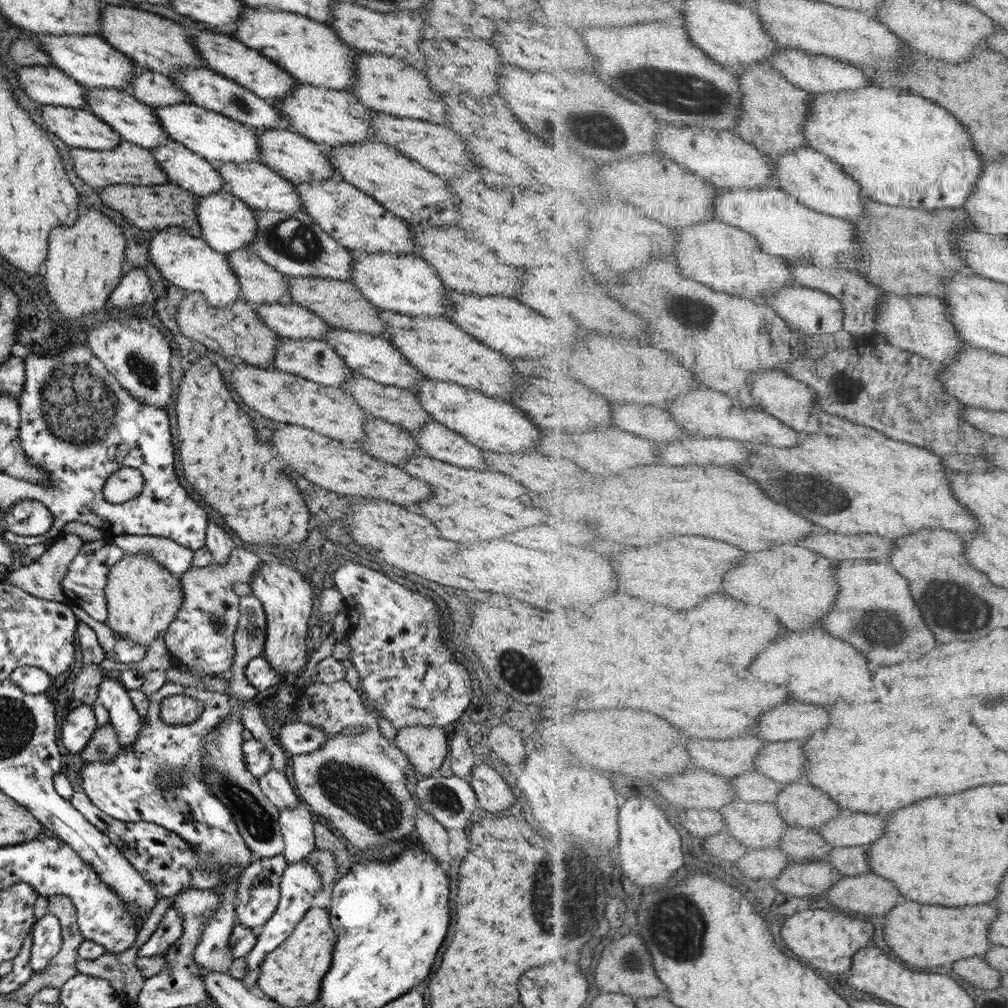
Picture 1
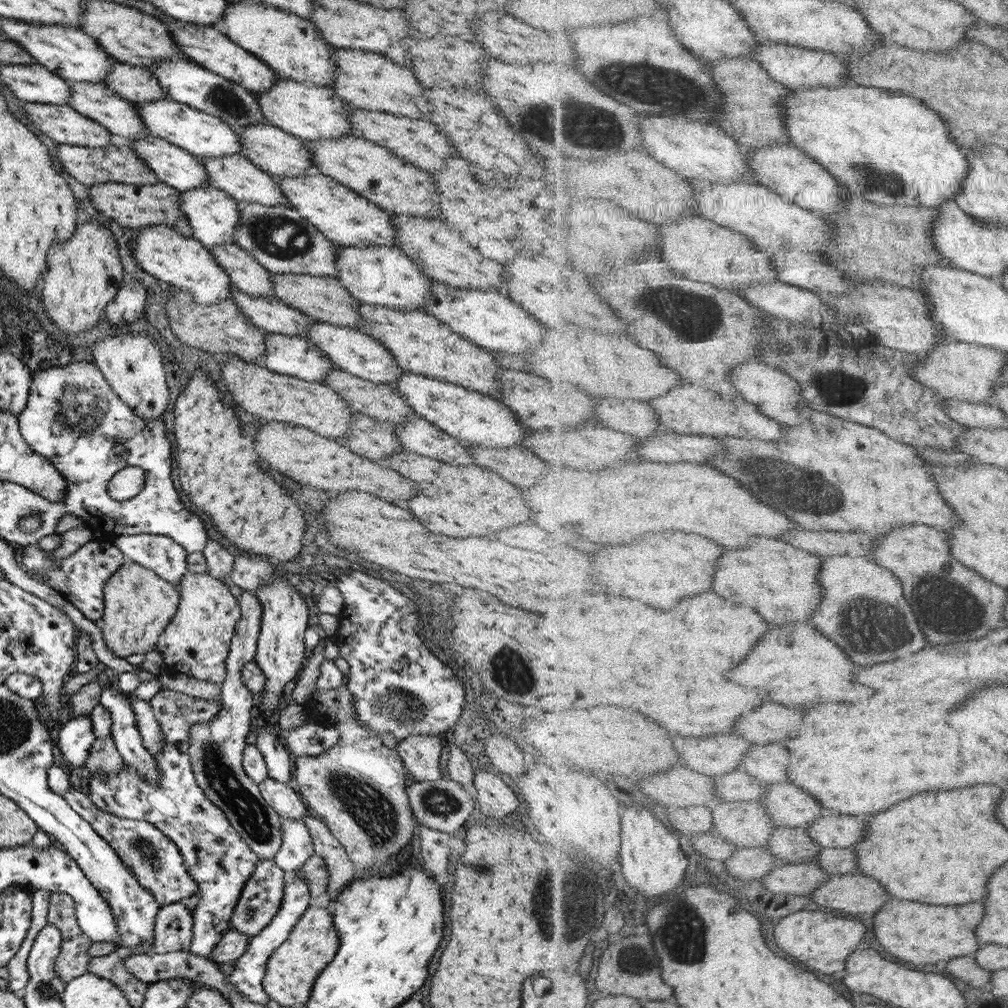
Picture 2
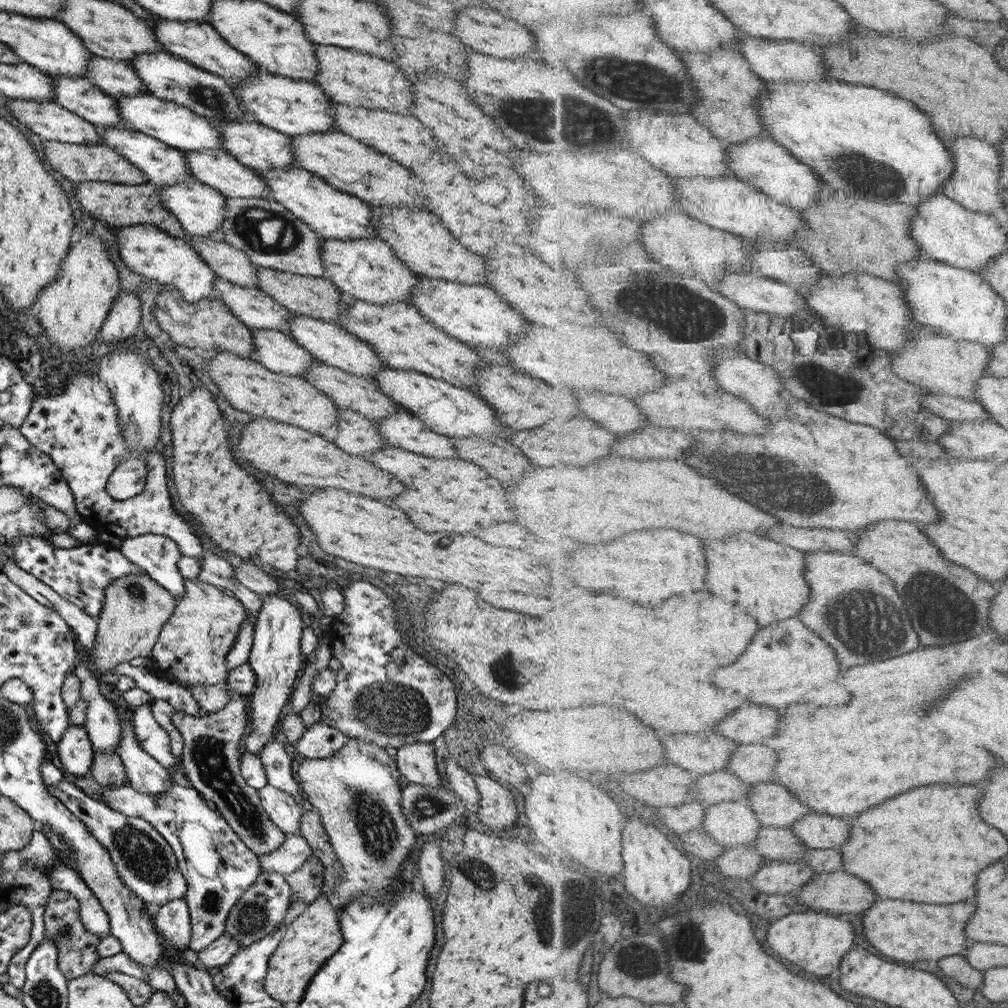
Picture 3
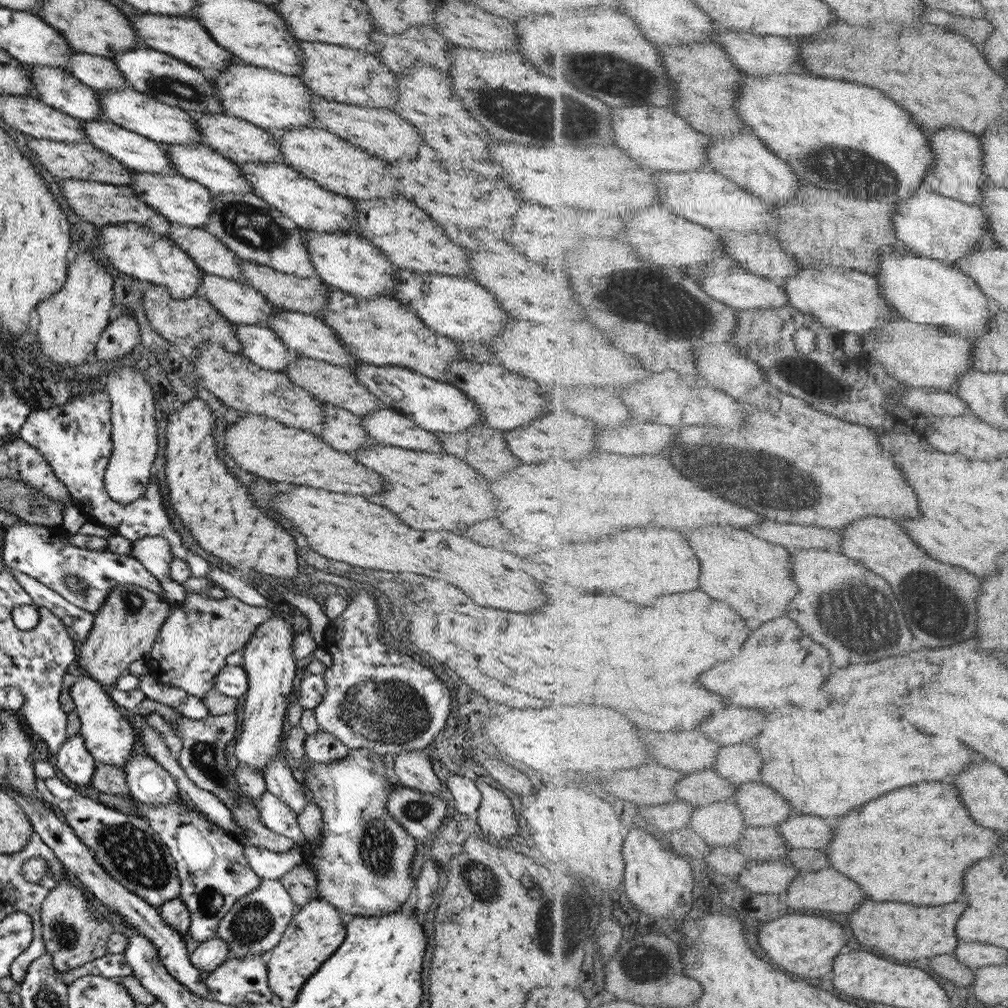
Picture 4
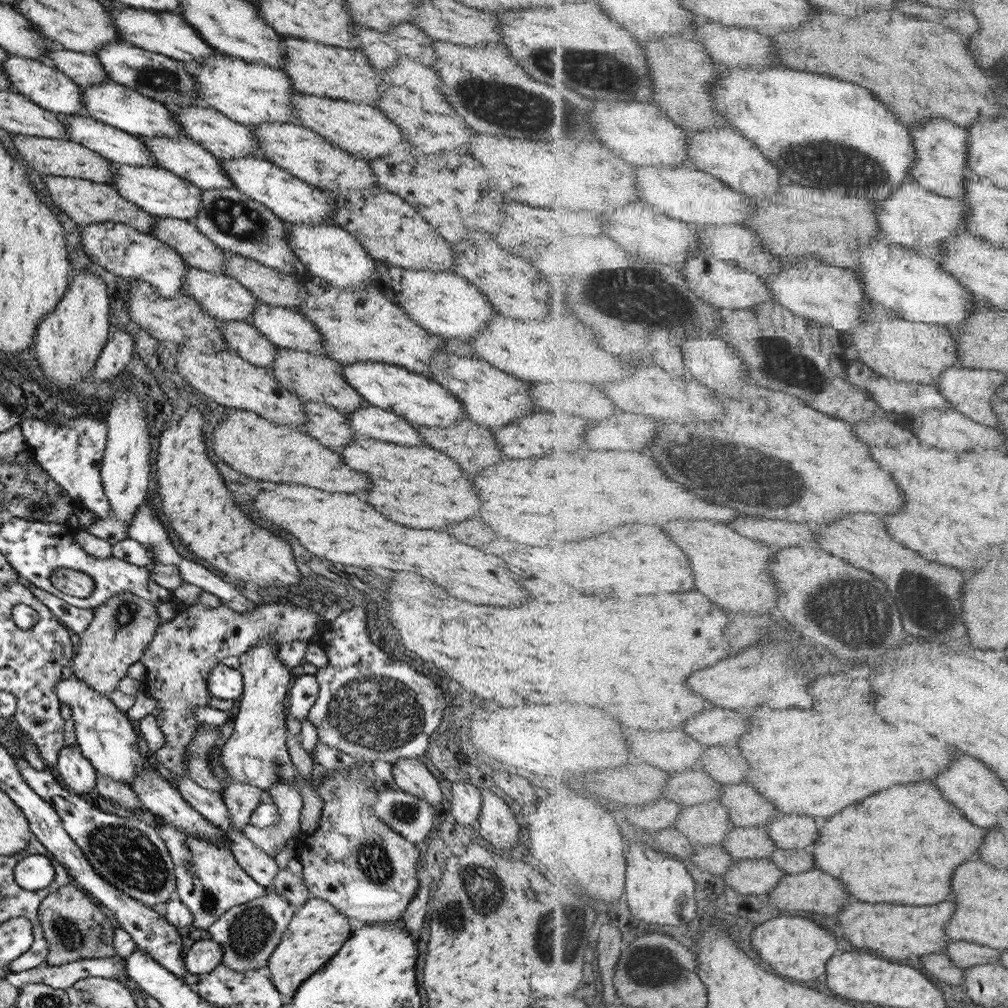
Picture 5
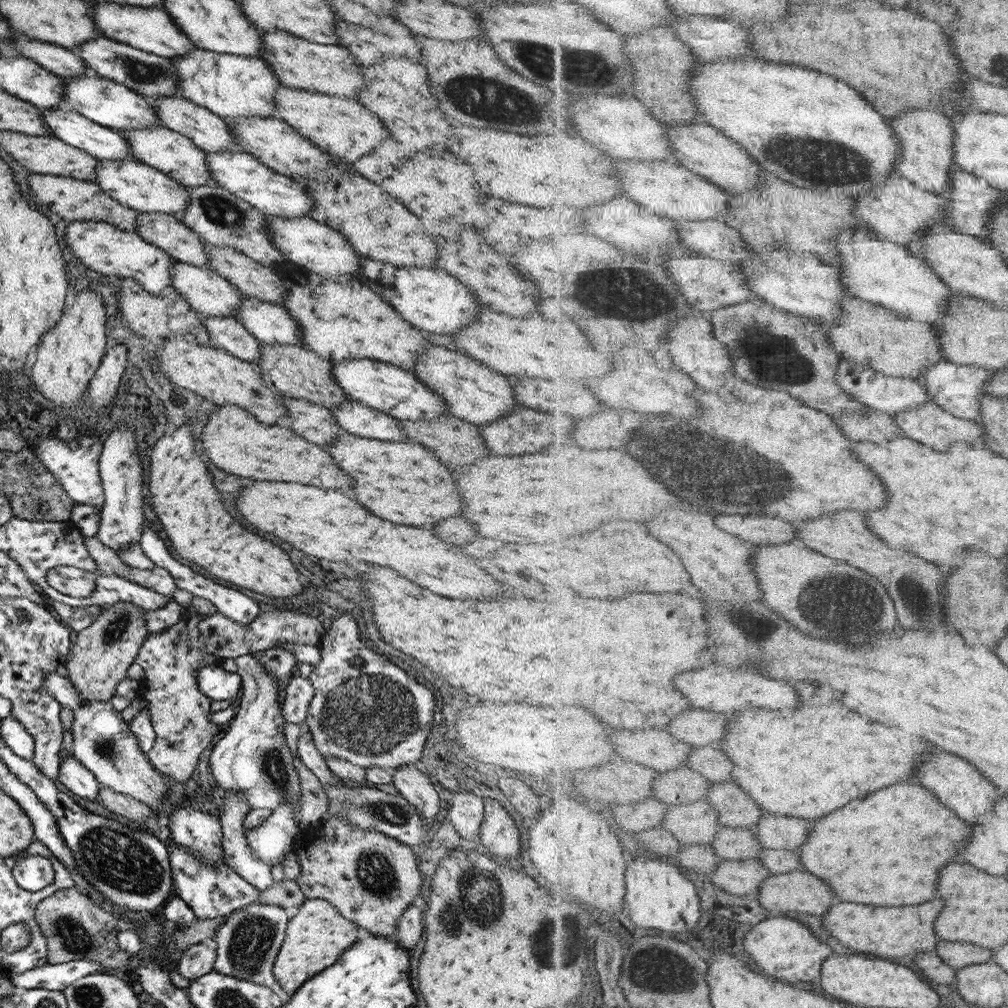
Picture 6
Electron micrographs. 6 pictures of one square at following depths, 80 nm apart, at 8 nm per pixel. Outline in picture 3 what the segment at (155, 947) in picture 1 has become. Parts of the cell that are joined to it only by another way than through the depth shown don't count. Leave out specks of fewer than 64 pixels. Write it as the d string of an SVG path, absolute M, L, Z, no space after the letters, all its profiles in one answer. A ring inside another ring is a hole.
M175 898L154 909L154 928L159 929L161 946L183 950L190 941L190 918L188 906L183 898Z

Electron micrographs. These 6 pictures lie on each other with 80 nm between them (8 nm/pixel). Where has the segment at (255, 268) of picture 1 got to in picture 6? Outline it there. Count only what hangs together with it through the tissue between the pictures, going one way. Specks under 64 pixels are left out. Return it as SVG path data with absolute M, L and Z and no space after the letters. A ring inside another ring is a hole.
M138 212L136 229L133 232L137 233L141 240L145 240L145 242L149 242L149 244L153 244L161 251L166 252L175 261L199 267L207 266L208 264L203 242L181 222L179 217L159 212Z

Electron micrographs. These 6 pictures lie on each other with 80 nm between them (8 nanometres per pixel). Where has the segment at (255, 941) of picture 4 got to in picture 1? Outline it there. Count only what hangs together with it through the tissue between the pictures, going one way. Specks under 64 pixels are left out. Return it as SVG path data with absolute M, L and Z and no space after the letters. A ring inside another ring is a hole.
M282 852L269 858L254 858L240 872L239 878L234 886L234 911L235 923L257 931L260 926L273 914L278 903L278 886L283 871L286 870L285 857Z

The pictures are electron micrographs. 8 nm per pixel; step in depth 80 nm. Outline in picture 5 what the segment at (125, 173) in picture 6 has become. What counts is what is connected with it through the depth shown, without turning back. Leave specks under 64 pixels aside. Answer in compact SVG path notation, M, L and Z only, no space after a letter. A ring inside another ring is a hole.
M111 163L110 184L123 199L138 206L142 211L156 216L193 222L200 209L200 189L189 181L177 178L171 172L157 167L133 167L128 164Z

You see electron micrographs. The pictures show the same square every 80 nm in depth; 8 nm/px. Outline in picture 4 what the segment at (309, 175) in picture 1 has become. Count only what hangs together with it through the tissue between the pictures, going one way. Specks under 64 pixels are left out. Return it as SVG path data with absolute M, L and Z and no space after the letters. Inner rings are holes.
M192 113L193 122L197 124L201 145L211 147L215 152L224 156L227 160L237 164L246 162L278 162L280 152L278 145L275 144L274 132L262 129L259 126L249 124L245 120L239 120L225 114Z

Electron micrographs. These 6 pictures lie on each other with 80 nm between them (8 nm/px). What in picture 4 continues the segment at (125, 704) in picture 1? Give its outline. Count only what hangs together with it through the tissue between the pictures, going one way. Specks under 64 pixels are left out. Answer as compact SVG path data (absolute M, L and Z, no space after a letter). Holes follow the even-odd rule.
M133 751L123 771L128 794L141 804L157 806L180 801L175 781L151 757Z

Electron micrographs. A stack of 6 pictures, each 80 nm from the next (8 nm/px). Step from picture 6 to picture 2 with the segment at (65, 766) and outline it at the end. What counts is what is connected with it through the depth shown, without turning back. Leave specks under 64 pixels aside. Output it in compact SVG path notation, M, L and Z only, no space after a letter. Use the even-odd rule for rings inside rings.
M75 715L62 723L54 734L61 756L73 766L83 766L89 747L94 741L89 715Z

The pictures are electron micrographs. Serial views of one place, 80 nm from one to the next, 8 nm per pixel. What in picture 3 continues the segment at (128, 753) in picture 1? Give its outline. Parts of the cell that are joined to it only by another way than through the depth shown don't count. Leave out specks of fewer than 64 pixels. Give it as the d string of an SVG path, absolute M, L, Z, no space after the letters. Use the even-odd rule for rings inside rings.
M159 699L150 700L149 705L155 722L167 732L170 753L176 757L176 763L166 770L170 787L161 794L148 795L138 793L125 780L116 787L103 787L102 802L115 812L146 820L171 847L179 872L186 882L183 900L187 903L191 923L187 948L197 952L224 934L228 912L243 891L256 882L261 871L260 862L256 854L239 840L227 821L215 809L208 807L187 780L180 764L183 741L170 717L176 710L167 701Z

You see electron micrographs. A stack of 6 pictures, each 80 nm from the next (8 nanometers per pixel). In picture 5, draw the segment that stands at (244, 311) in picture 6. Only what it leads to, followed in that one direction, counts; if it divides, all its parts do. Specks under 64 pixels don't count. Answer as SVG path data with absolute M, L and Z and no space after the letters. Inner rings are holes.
M258 303L249 324L278 348L325 355L321 335L299 311Z

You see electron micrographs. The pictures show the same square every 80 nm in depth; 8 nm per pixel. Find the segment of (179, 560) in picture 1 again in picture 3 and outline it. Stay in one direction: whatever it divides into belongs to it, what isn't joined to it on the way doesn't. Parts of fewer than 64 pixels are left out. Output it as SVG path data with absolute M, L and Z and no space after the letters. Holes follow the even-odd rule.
M151 533L122 537L118 550L176 601L183 596L184 580L177 568L182 554L173 540Z

